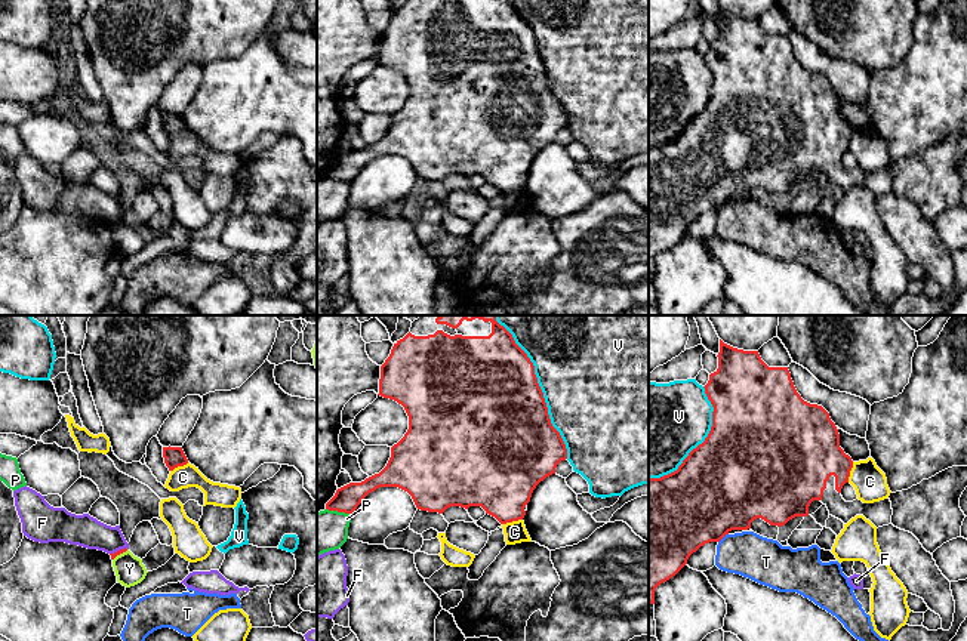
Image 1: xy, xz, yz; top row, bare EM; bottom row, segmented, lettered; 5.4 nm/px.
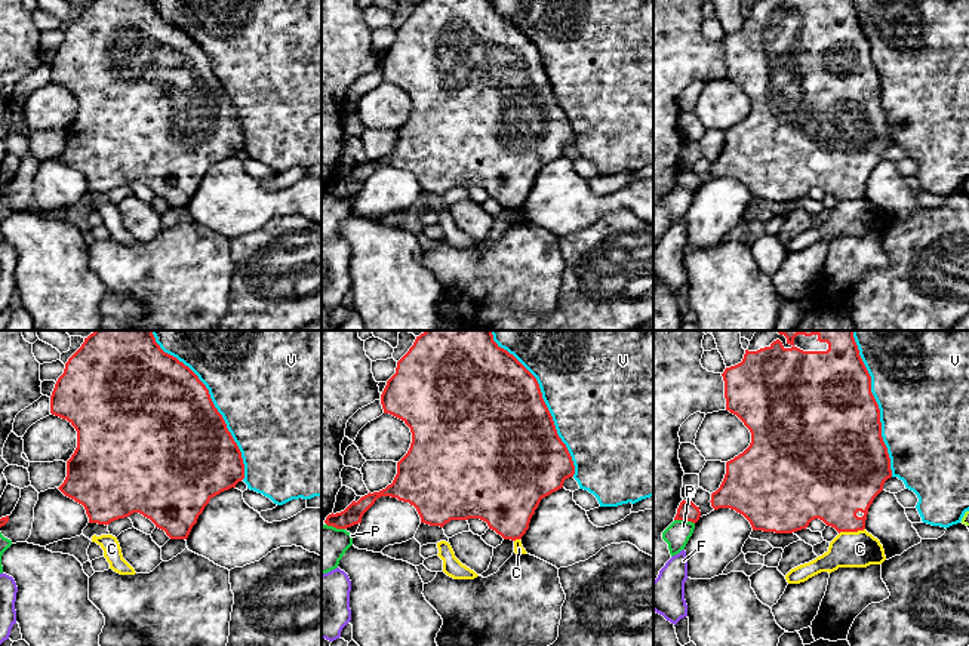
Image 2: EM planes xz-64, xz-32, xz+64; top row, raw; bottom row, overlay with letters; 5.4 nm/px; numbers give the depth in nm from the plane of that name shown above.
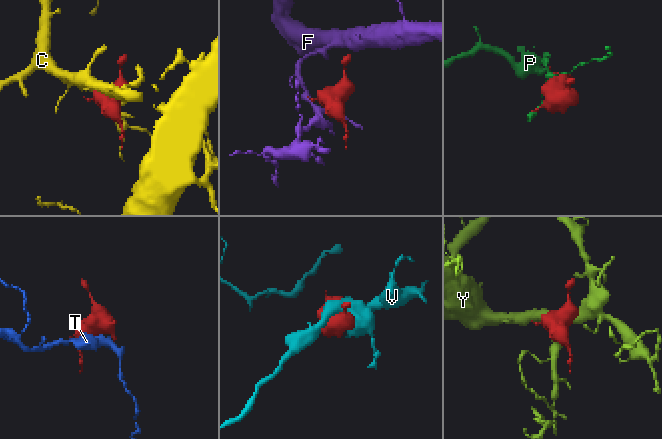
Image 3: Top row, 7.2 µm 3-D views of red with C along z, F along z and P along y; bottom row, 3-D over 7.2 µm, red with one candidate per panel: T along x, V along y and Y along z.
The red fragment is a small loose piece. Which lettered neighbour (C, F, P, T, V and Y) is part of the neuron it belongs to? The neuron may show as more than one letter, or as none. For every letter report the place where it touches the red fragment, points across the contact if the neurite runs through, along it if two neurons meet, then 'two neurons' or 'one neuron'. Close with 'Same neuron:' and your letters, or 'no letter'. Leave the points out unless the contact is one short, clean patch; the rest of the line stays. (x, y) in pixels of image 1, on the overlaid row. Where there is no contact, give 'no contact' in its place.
C: xz (511, 521) | two neurons
F: xy (117, 551) | along xy (126, 548), (110, 554) | two neurons
P: xz (338, 511) | two neurons
T: yz (723, 536) | two neurons
V: xz (539, 387) | two neurons
Y: xy (120, 552) | along xy (128, 549), (113, 560) | two neurons
Same neuron: no letter

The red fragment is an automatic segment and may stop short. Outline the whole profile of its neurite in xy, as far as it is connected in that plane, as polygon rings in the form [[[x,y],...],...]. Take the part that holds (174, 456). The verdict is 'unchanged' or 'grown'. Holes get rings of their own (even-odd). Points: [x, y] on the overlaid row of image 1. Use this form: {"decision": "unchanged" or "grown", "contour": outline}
{"decision": "unchanged", "contour": [[[163,447],[164,463],[169,471],[173,471],[178,466],[184,466],[188,463],[188,459],[182,450],[182,447]]]}

